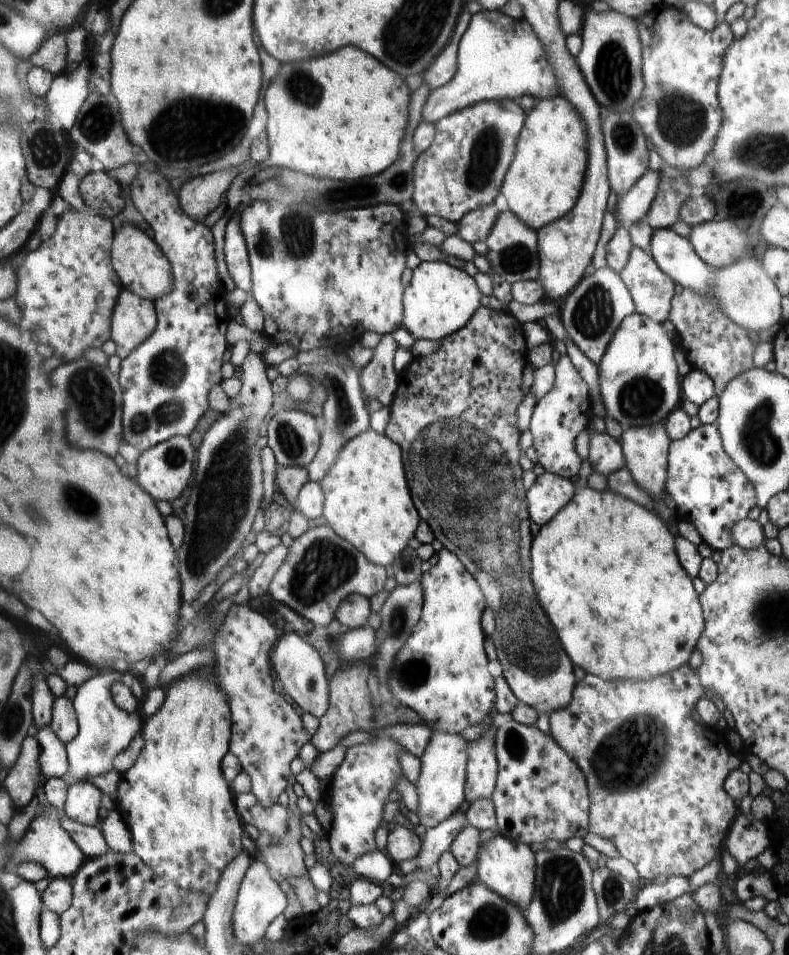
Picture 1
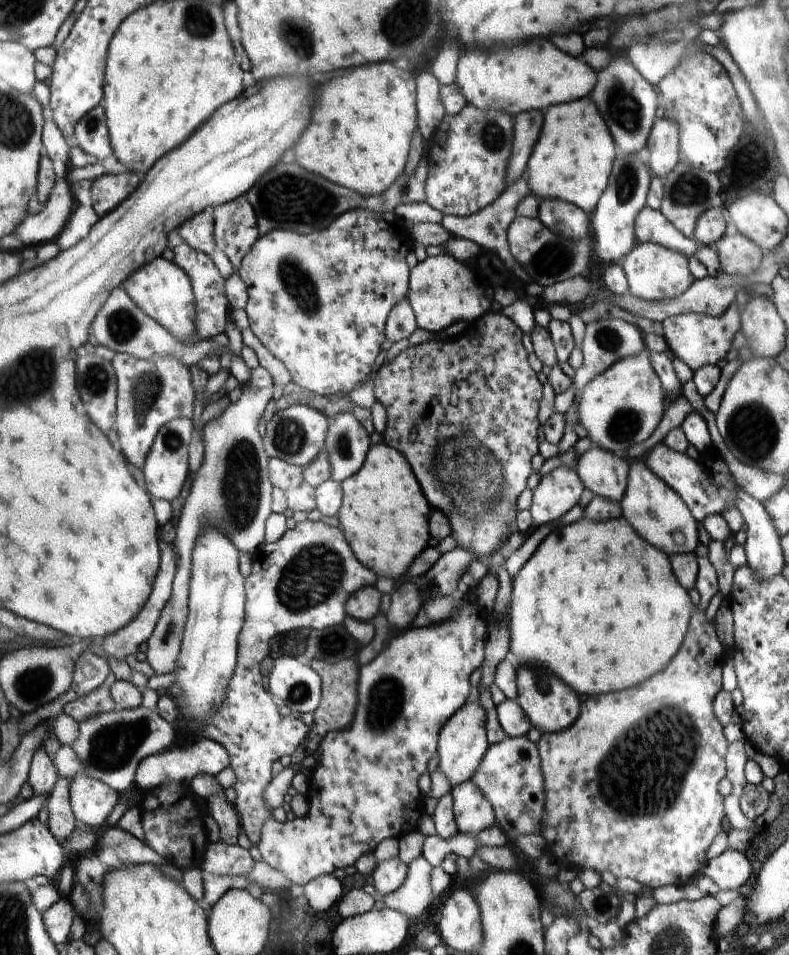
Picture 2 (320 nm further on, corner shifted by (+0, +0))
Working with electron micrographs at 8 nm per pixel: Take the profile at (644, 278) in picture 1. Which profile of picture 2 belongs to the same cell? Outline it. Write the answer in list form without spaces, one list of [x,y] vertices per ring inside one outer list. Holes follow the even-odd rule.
[[[636,244],[624,262],[621,268],[629,284],[628,293],[640,300],[648,302],[671,300],[683,295],[690,289],[690,284],[695,282],[688,268],[688,258],[680,252],[669,250],[658,244]]]

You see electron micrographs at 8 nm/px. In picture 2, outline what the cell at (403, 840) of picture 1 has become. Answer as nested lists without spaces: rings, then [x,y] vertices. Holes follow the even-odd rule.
[[[398,856],[392,860],[380,862],[372,873],[375,881],[375,897],[381,898],[392,894],[404,885],[410,875],[410,865],[402,862]]]

